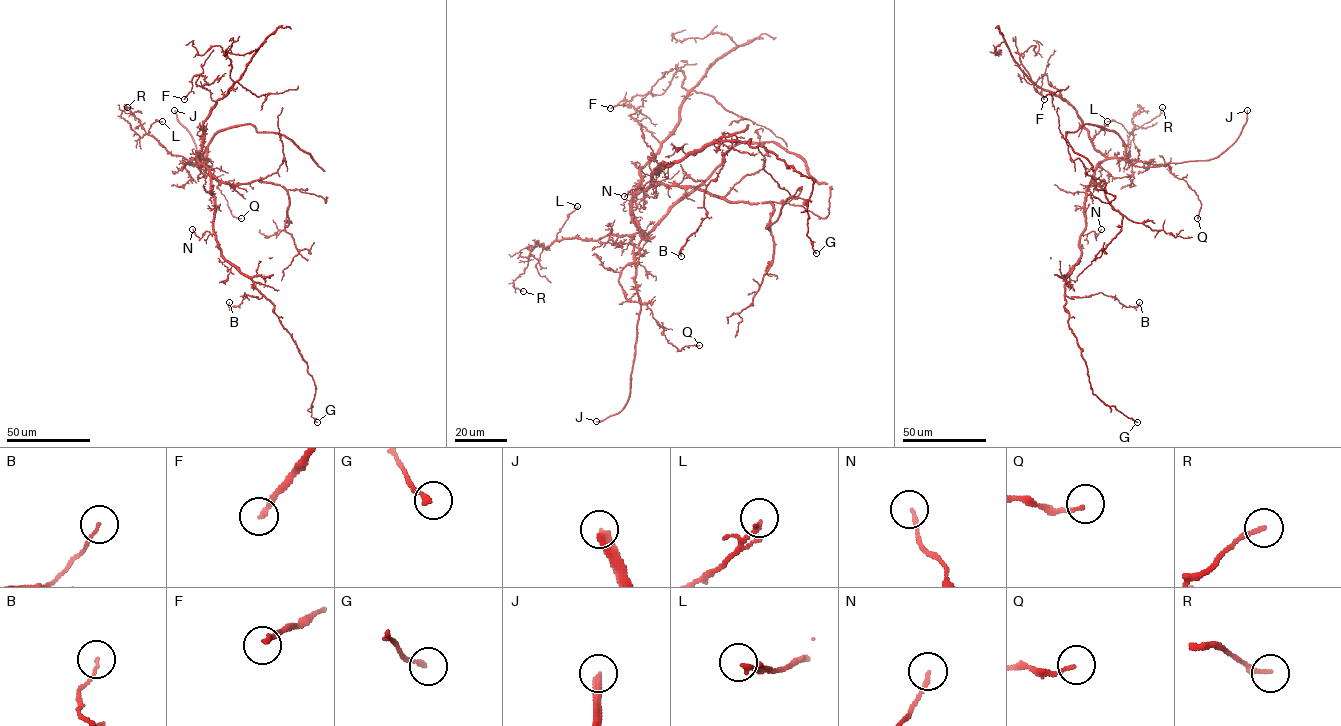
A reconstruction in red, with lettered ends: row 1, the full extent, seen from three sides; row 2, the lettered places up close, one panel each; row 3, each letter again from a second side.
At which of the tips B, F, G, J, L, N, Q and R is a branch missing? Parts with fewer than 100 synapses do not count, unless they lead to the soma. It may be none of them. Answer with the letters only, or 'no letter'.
J

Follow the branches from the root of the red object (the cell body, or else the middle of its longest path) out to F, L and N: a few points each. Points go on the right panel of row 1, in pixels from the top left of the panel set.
F: (1085, 201), (1094, 171), (1105, 158), (1094, 148), (1077, 111), (1062, 99), (1046, 75), (1040, 86), (1044, 99)
L: (1085, 201), (1096, 166), (1109, 158), (1126, 161), (1129, 155), (1129, 134), (1120, 123), (1107, 121)
N: (1085, 201), (1082, 234), (1094, 231), (1096, 238), (1101, 229)

